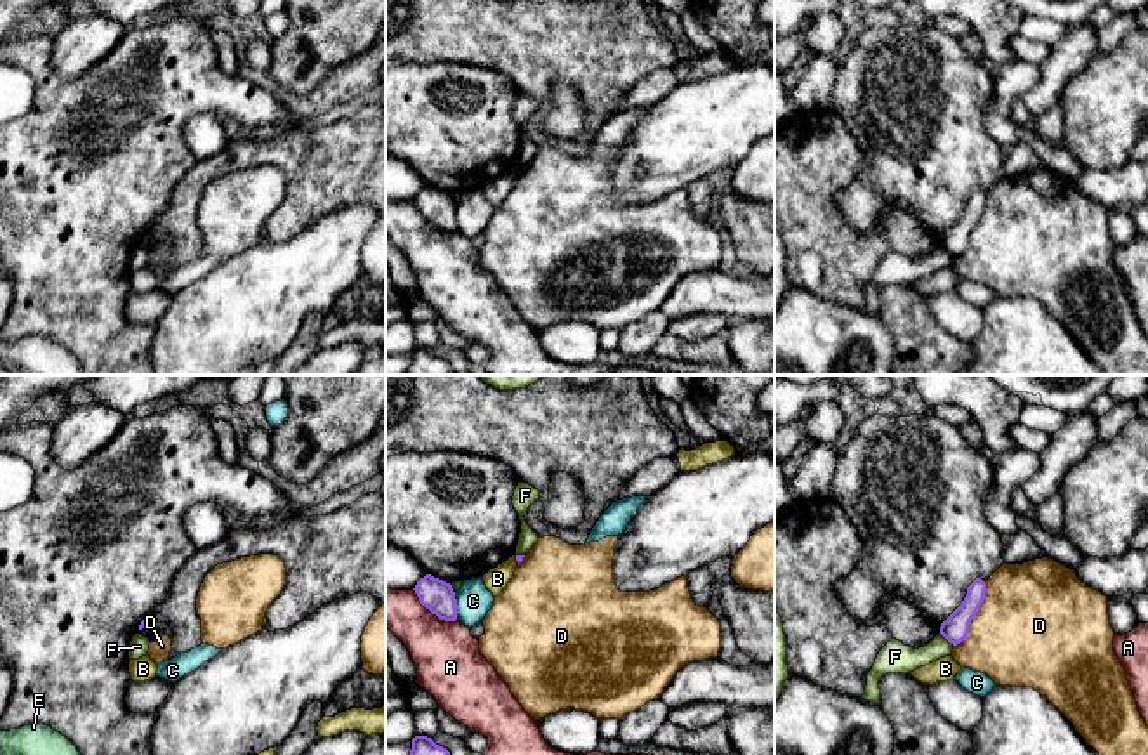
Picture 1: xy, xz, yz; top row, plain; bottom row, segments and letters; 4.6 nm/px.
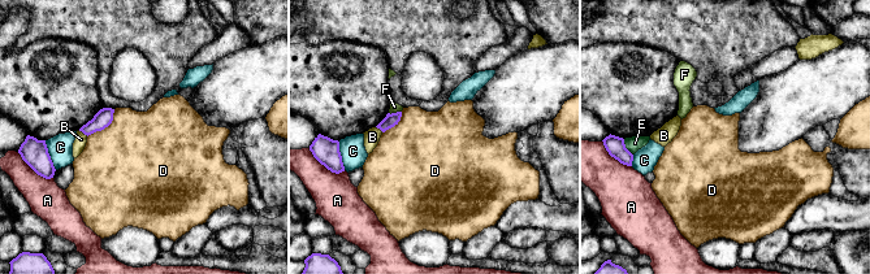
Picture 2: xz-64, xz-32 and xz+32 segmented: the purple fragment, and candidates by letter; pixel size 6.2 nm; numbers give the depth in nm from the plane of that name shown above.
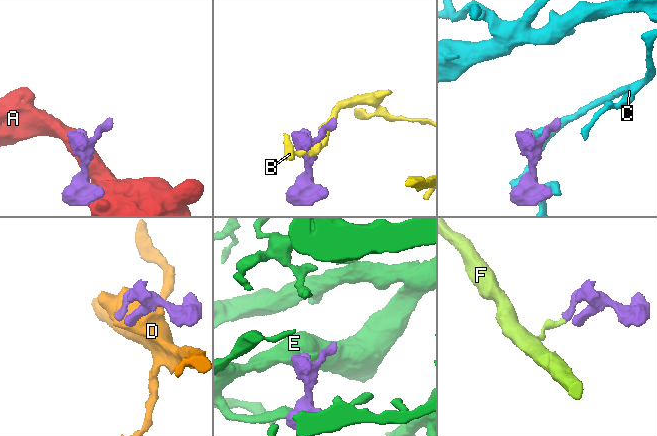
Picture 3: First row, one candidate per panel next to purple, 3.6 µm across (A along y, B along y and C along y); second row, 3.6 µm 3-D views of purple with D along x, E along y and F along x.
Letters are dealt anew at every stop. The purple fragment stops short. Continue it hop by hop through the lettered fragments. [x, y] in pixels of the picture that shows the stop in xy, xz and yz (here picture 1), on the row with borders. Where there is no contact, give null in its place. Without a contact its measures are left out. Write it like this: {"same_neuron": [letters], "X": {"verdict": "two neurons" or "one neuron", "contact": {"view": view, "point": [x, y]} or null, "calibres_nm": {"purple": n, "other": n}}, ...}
{"same_neuron": [], "A": {"verdict": "two neurons", "contact": {"view": "xz", "point": [431, 611]}, "calibres_nm": {"purple": 150, "other": 300}}, "B": {"verdict": "two neurons", "contact": {"view": "xz", "point": [516, 559]}, "calibres_nm": {"purple": 30, "other": 110}}, "C": {"verdict": "two neurons", "contact": {"view": "xz", "point": [455, 606]}, "calibres_nm": {"purple": 150, "other": 160}}, "D": {"verdict": "two neurons", "contact": {"view": "yz", "point": [975, 615]}, "calibres_nm": {"purple": 120, "other": 480}}, "E": {"verdict": "two neurons", "contact": {"view": "xz", "point": [452, 589]}, "calibres_nm": {"purple": 150, "other": 50}}, "F": {"verdict": "two neurons", "contact": {"view": "yz", "point": [947, 639]}, "calibres_nm": {"purple": 120, "other": 140}}}

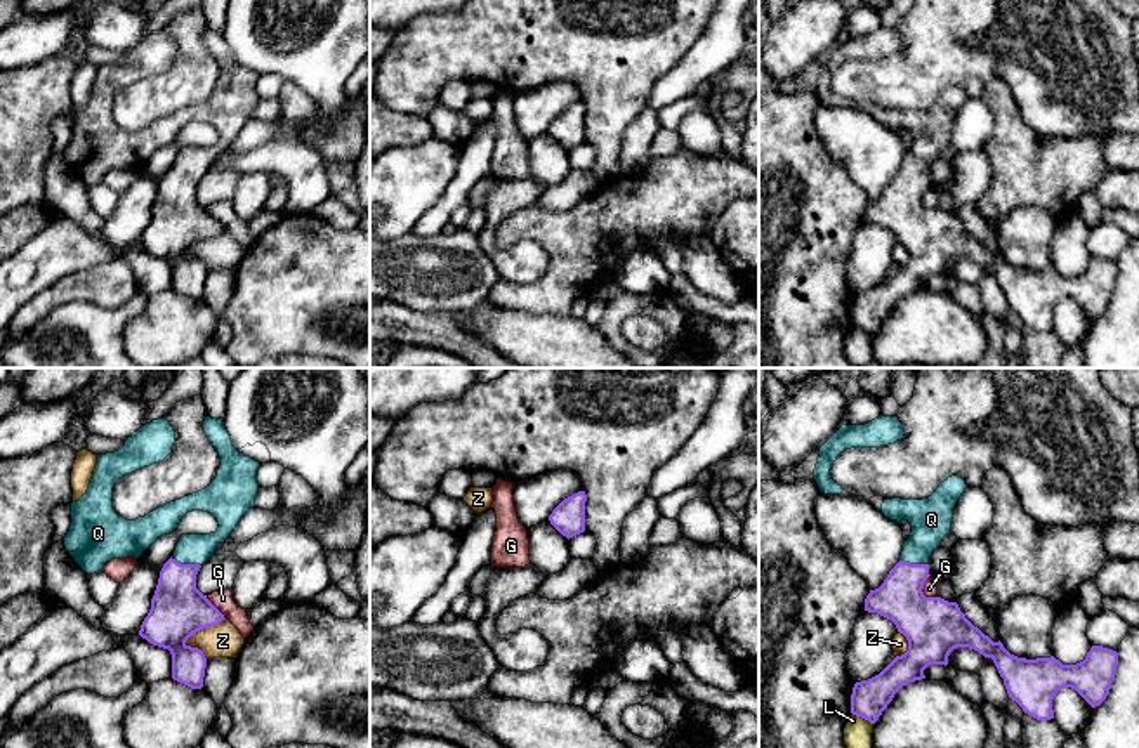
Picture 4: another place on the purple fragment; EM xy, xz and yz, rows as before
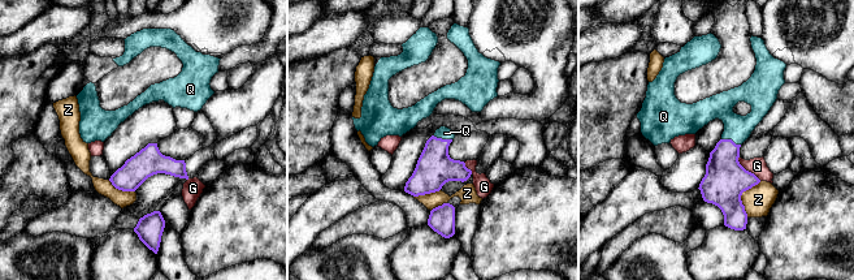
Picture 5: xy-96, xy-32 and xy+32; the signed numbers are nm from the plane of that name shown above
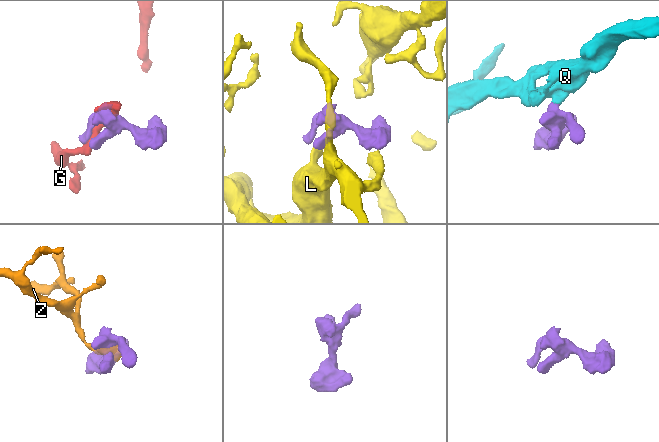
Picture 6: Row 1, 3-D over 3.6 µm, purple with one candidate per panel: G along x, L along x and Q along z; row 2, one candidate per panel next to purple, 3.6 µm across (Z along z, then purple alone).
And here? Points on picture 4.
{"same_neuron": ["Q"], "G": {"verdict": "two neurons", "contact": {"view": "yz", "point": [921, 590]}, "calibres_nm": {"purple": 280, "other": 70}}, "L": {"verdict": "two neurons", "contact": {"view": "yz", "point": [863, 717]}, "calibres_nm": {"purple": 170, "other": 130}}, "Q": {"verdict": "one neuron", "contact": {"view": "xy", "point": [186, 564]}, "calibres_nm": {"purple": 260, "other": 140}}, "Z": {"verdict": "two neurons", "contact": {"view": "xy", "point": [204, 627]}, "calibres_nm": {"purple": 260, "other": 160}}}

